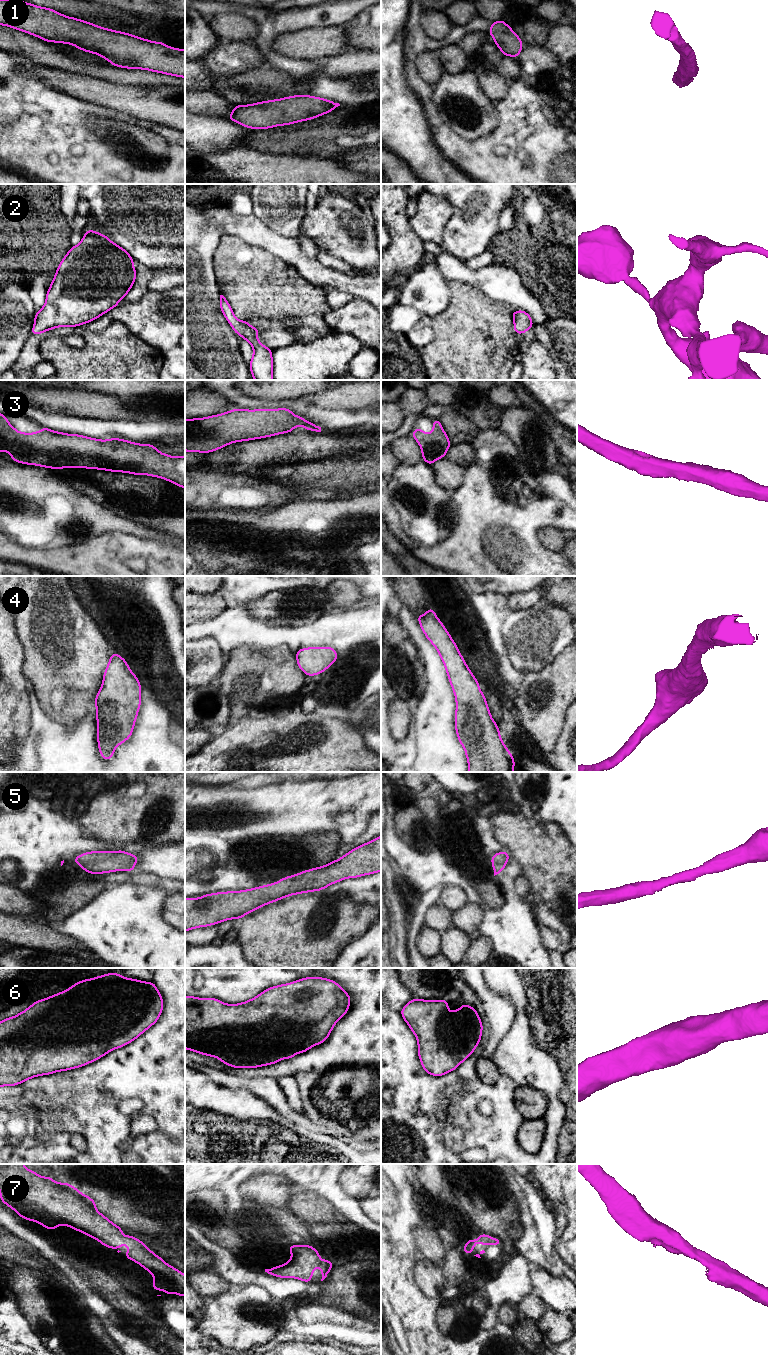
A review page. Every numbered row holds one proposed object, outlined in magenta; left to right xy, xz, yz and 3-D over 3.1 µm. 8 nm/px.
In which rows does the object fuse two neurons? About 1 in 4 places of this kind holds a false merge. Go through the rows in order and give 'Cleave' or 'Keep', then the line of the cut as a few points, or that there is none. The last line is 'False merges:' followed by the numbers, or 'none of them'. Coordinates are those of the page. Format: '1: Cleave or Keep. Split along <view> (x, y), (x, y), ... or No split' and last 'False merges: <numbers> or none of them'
1: Keep. No split
2: Keep. No split
3: Keep. No split
4: Keep. No split
5: Keep. No split
6: Keep. No split
7: Keep. No split
False merges: none of them

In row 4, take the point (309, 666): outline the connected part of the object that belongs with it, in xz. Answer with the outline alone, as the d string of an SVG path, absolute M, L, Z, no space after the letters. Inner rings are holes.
M332 647L302 648L295 653L298 667L306 676L321 674L338 659Z

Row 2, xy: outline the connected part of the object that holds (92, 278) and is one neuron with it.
M88 229L81 242L70 248L60 262L47 291L46 302L36 312L31 335L56 327L77 327L91 322L118 306L133 286L137 273L134 259L106 235Z

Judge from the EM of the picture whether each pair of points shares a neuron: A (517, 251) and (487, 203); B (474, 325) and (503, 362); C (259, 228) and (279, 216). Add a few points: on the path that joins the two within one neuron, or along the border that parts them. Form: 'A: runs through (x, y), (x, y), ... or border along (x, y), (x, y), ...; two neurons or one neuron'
A: border along (498, 233), (491, 240), (487, 248); two neurons
B: runs through (475, 334), (494, 353); one neuron
C: border along (263, 222), (272, 229); two neurons

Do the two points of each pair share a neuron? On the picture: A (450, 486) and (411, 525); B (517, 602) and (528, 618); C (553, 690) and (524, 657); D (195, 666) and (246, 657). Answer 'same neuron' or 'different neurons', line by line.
A: different neurons
B: different neurons
C: different neurons
D: different neurons

